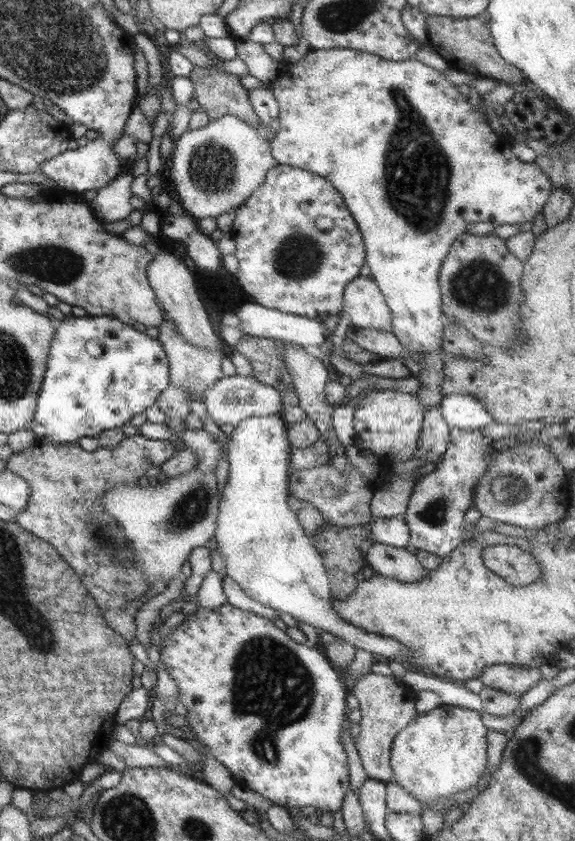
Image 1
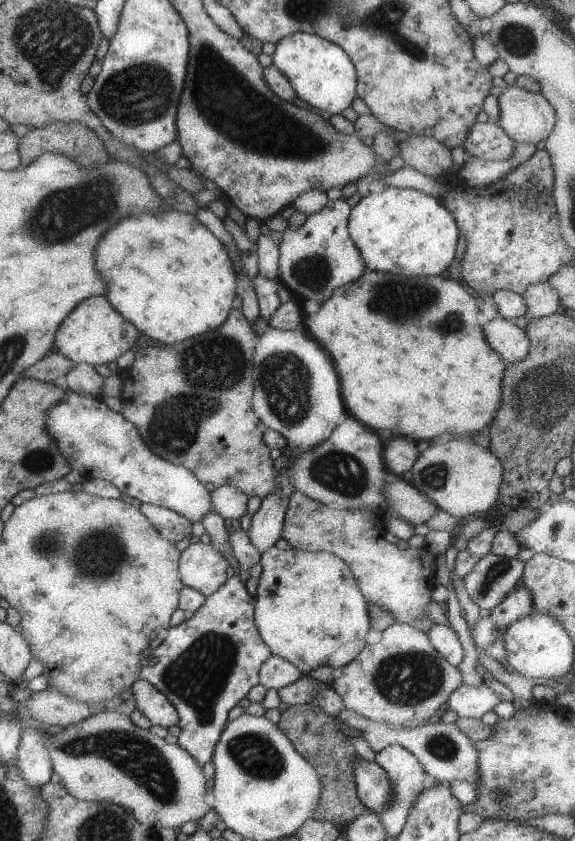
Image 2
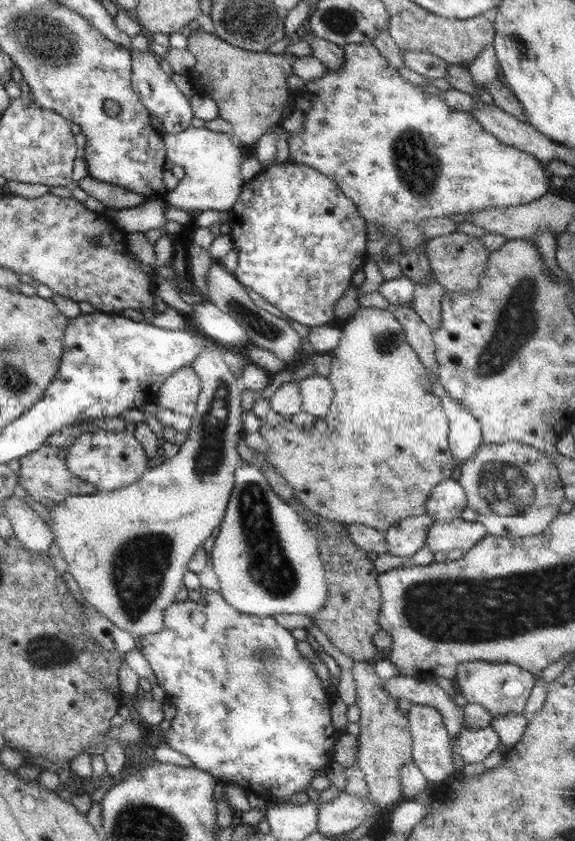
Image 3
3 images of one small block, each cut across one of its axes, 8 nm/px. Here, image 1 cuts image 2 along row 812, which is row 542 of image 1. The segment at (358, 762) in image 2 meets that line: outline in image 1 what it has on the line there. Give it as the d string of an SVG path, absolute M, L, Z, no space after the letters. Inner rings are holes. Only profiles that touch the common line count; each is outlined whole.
M377 542L368 544L364 561L376 575L402 582L421 580L426 574L415 555L405 549L392 548Z

